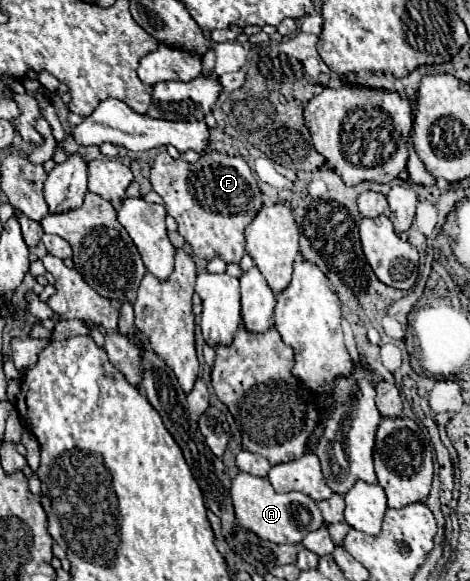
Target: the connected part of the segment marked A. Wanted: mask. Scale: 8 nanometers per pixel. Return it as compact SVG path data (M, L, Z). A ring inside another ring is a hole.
M238 473L232 481L232 505L236 511L236 521L242 529L258 535L264 541L272 543L290 543L298 545L308 533L322 527L322 513L316 507L316 501L304 493L274 493L268 479L254 477L250 473Z

